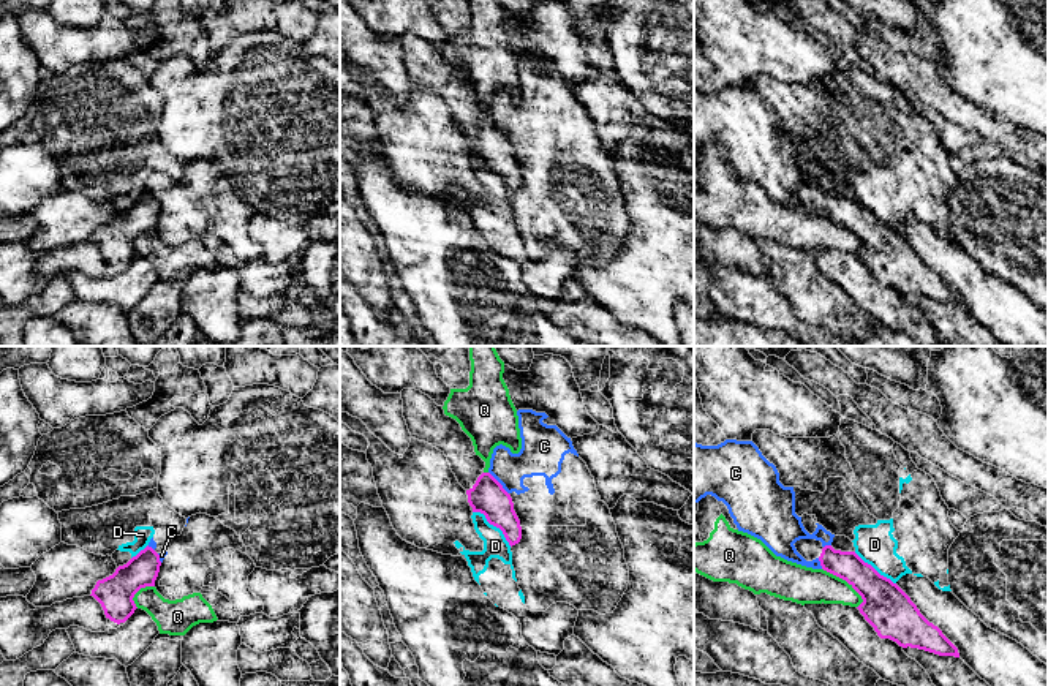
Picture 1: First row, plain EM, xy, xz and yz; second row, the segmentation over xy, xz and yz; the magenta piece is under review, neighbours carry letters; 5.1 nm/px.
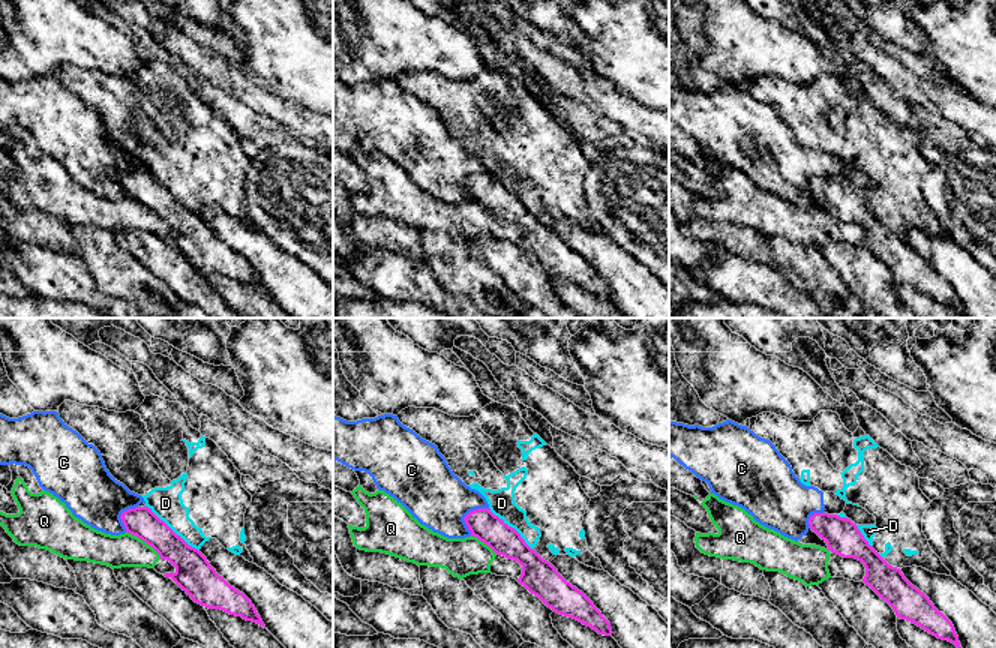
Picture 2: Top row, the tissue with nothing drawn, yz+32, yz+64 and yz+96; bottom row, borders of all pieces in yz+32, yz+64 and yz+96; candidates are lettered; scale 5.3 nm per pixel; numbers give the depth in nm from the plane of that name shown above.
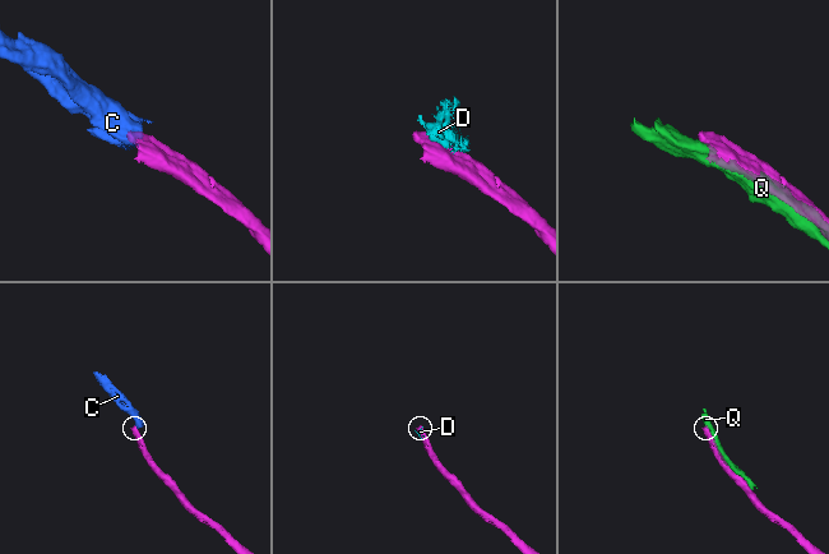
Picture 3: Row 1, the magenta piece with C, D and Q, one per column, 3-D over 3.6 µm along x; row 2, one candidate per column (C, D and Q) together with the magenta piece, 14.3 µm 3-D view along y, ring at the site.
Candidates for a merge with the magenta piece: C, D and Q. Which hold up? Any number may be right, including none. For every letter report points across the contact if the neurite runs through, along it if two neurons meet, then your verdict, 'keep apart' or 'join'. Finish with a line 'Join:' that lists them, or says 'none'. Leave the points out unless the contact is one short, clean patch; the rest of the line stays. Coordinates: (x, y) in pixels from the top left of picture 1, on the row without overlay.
C: border along xz (489, 117), (508, 139); keep apart
D: keep apart
Q: keep apart
Join: none

